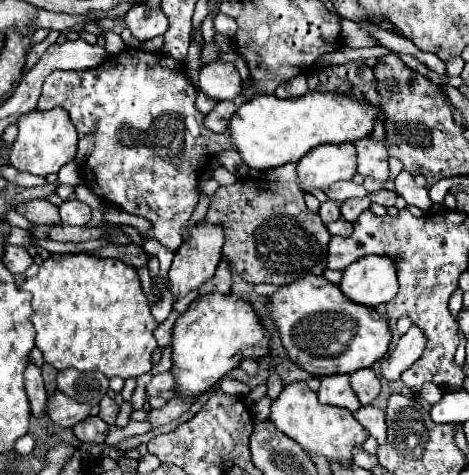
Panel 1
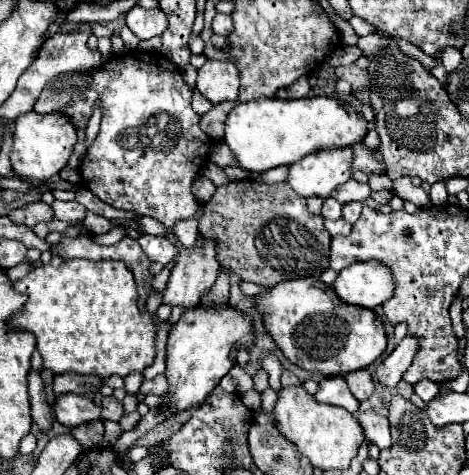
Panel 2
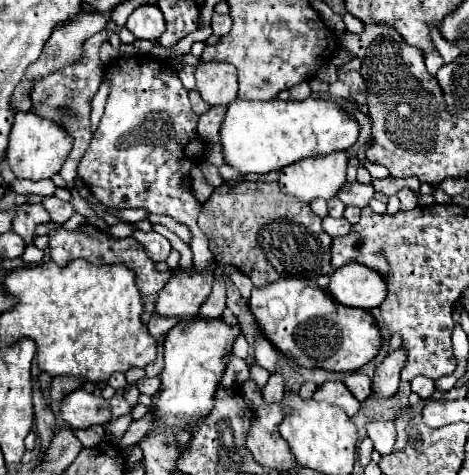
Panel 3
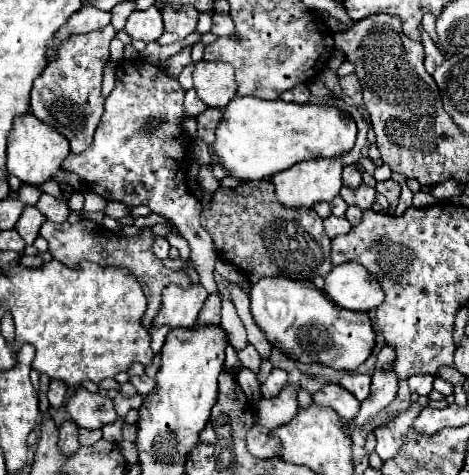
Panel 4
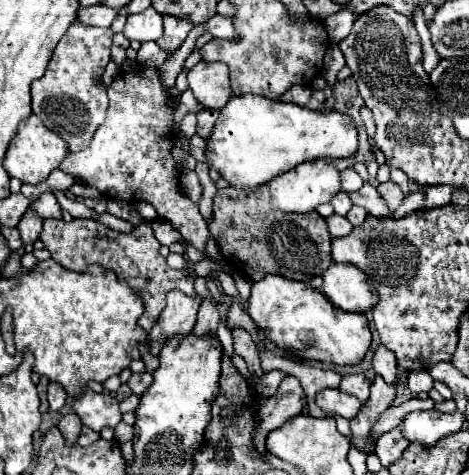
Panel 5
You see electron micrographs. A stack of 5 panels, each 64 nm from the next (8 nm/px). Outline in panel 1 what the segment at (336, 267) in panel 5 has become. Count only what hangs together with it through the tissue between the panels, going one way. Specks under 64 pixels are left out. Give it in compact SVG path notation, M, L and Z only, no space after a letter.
M364 256L344 268L338 286L356 304L370 308L386 304L398 292L396 266L382 256Z

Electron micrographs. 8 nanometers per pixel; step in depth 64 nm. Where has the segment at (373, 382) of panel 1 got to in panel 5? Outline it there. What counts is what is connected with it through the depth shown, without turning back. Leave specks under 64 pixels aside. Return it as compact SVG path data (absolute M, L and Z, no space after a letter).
M350 374L350 376L344 376L340 382L340 390L356 396L360 402L368 400L368 388L370 388L370 382L366 380L364 374Z

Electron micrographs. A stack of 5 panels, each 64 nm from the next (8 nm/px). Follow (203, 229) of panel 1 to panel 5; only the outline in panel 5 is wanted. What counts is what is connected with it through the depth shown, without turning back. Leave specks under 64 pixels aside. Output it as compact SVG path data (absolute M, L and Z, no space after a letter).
M168 292L166 300L166 308L148 334L150 342L158 340L160 336L164 336L164 340L174 336L188 336L196 324L196 312L202 302L200 298L190 298L182 292Z

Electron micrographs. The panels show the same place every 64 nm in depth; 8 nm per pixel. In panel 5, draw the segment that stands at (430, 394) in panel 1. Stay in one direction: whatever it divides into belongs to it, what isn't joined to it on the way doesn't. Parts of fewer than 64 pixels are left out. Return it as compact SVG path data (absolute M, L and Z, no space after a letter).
M420 370L420 372L410 372L408 376L408 388L414 392L414 394L422 394L422 392L430 392L432 390L432 376L426 372L426 370Z

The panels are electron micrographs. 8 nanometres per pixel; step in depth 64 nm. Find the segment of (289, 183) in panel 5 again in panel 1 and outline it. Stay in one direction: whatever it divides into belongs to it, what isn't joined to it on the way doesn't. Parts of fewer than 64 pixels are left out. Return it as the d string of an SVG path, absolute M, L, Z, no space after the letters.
M352 142L316 146L296 164L296 172L304 192L312 188L326 192L338 180L352 180L356 174L356 148Z

